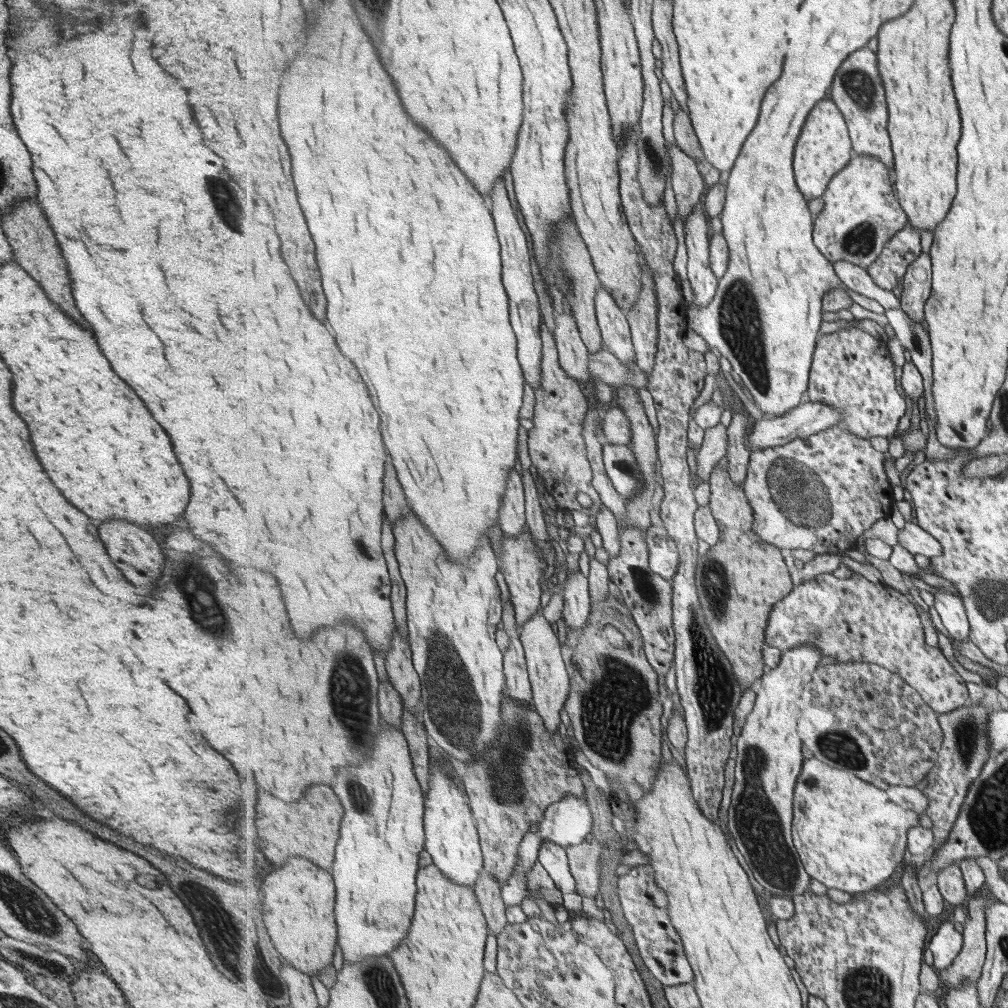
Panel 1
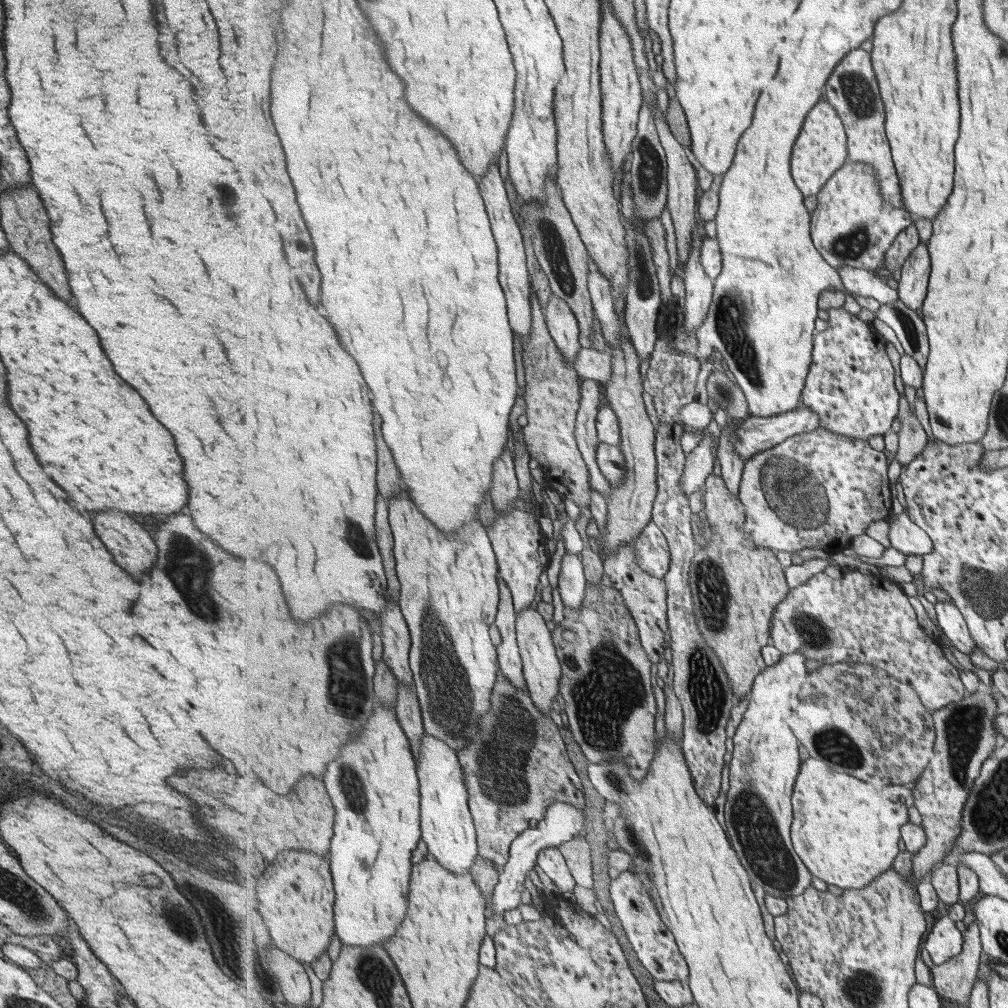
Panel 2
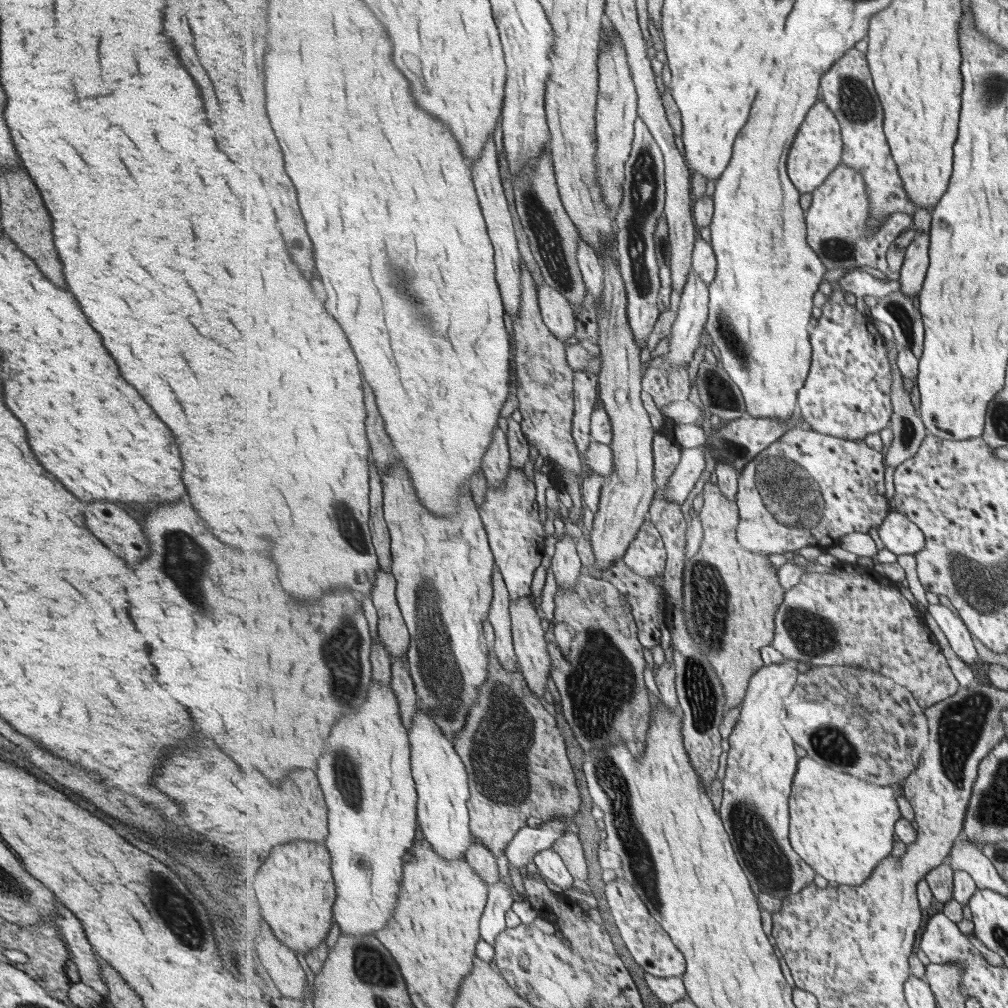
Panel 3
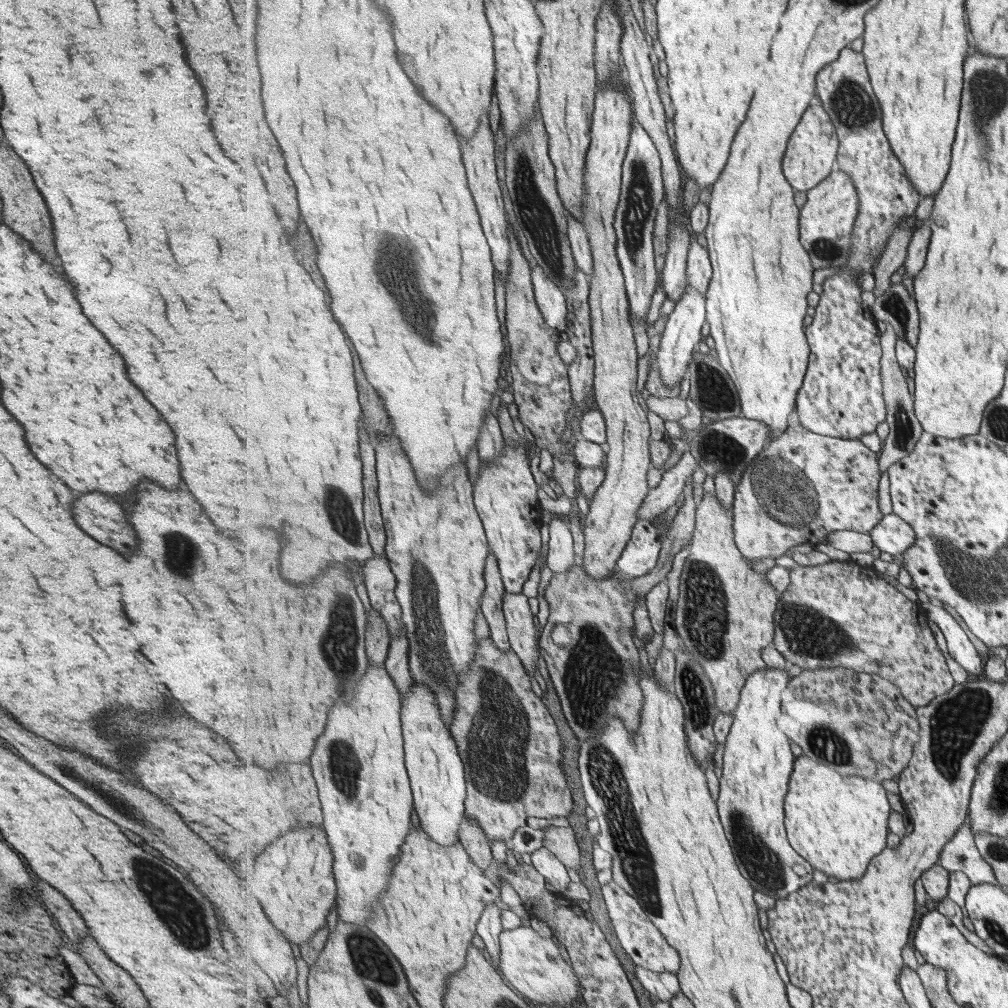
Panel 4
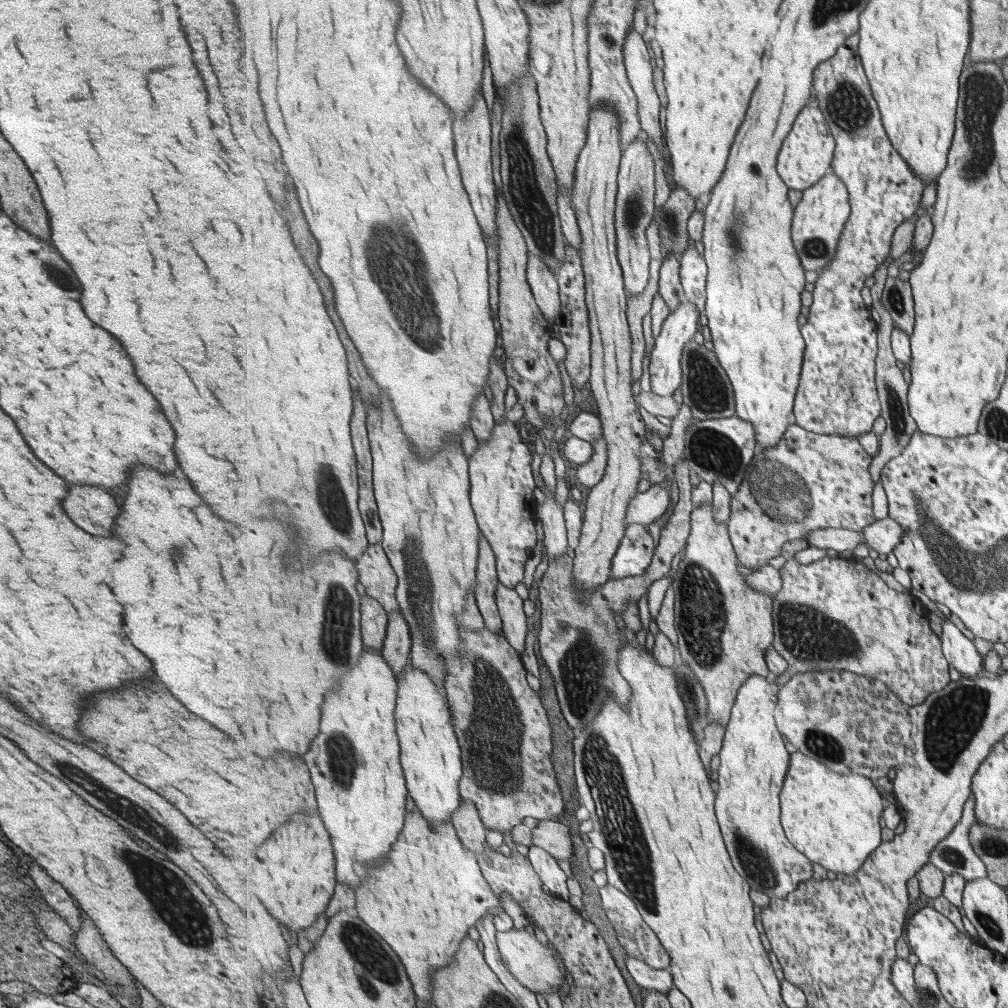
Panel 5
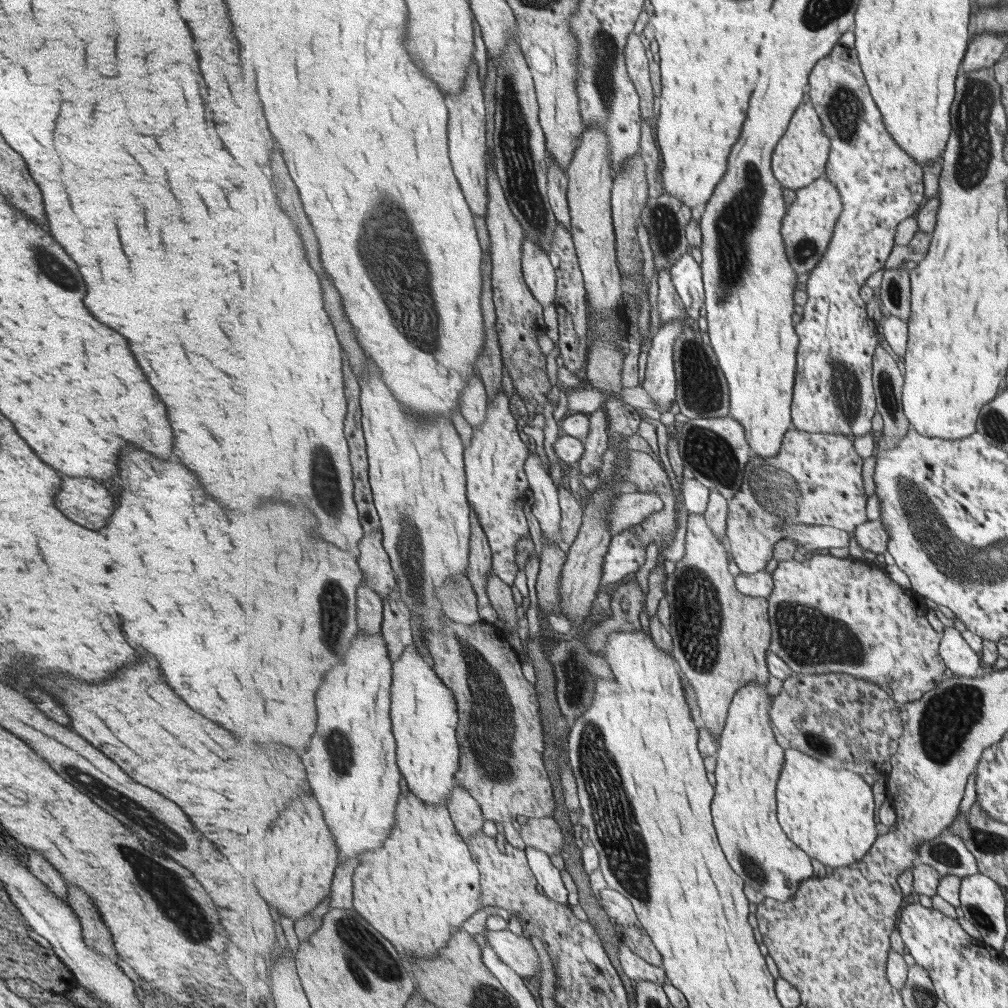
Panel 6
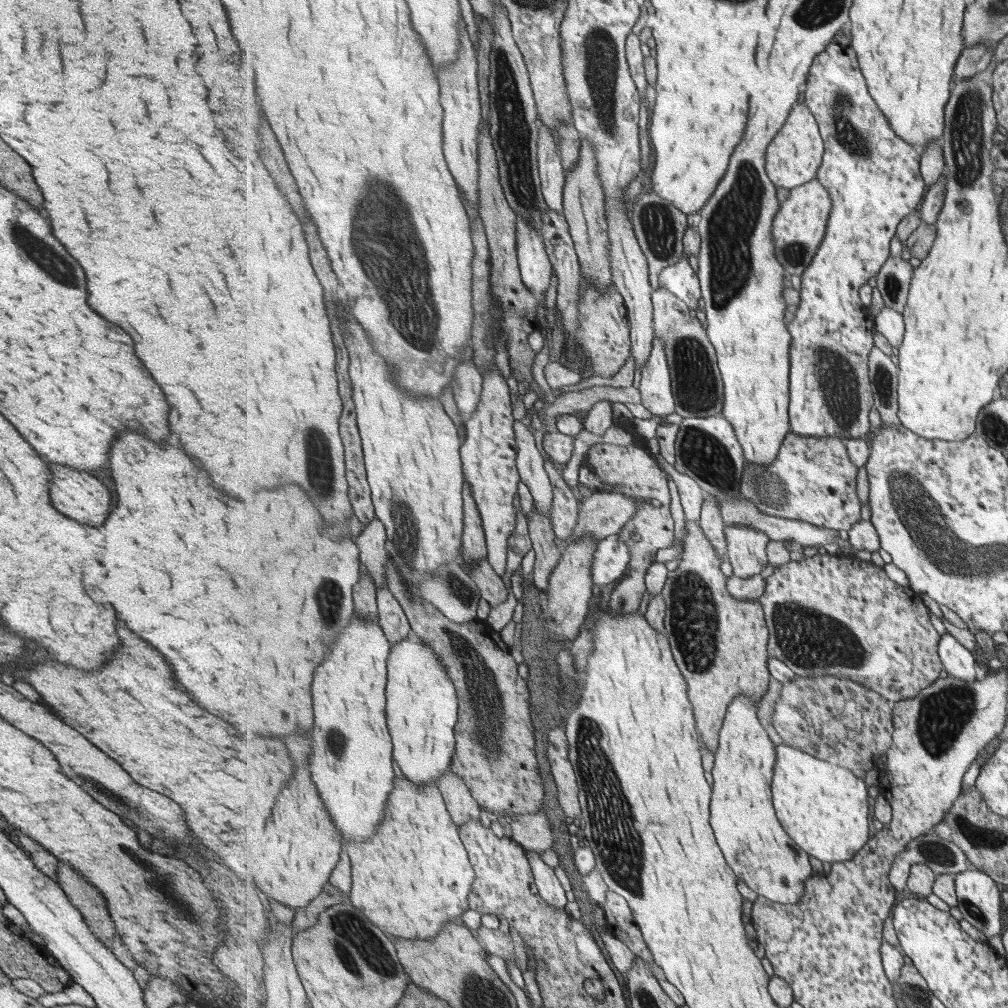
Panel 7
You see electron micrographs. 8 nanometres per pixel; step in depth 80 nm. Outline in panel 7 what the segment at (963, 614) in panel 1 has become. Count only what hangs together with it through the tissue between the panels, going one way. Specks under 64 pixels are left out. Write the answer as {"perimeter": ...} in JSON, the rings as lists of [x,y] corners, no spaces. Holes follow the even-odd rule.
{"perimeter":[[[946,632],[938,649],[944,670],[951,677],[973,682],[977,678],[977,658],[953,634]]]}

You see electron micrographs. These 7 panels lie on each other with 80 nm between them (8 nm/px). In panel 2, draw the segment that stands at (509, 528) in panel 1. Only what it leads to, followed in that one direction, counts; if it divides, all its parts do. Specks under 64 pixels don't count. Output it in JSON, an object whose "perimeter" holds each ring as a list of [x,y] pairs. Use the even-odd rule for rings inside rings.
{"perimeter":[[[504,450],[500,458],[496,458],[494,484],[491,498],[493,506],[499,512],[511,511],[517,503],[520,494],[520,484],[516,471],[516,460],[511,450]]]}

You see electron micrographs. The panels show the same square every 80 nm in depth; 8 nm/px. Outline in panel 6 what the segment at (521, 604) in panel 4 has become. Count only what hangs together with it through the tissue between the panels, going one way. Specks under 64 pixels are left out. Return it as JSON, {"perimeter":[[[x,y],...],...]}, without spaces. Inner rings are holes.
{"perimeter":[[[492,571],[488,582],[488,595],[498,611],[500,618],[504,620],[502,632],[511,632],[514,626],[519,626],[517,617],[517,601],[513,600],[513,590],[500,576]]]}

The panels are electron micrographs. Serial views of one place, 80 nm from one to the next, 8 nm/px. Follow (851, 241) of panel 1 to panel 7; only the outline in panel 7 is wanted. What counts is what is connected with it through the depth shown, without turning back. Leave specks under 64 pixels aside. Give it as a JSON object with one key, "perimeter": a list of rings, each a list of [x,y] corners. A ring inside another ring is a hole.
{"perimeter":[[[817,178],[790,190],[790,196],[782,202],[774,220],[773,234],[776,255],[786,268],[786,274],[802,274],[811,266],[815,255],[827,234],[832,211],[832,196]]]}

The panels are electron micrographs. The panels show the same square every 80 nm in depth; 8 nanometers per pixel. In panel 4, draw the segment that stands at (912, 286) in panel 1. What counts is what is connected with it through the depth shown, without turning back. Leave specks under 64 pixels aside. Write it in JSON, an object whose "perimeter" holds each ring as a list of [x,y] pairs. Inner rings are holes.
{"perimeter":[[[926,221],[918,223],[908,248],[905,264],[906,275],[910,277],[913,284],[919,273],[925,268],[931,239],[932,228]]]}

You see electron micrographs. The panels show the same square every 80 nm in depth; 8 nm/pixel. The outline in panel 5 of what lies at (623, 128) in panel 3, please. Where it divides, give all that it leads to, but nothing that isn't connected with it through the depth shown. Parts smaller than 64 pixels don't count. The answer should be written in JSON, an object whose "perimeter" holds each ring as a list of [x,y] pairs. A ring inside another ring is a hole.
{"perimeter":[[[599,105],[590,114],[587,144],[577,162],[573,208],[581,227],[581,258],[586,274],[586,303],[590,310],[592,360],[590,388],[602,418],[608,444],[608,465],[603,480],[589,490],[579,548],[575,550],[575,588],[584,595],[612,578],[613,561],[625,536],[627,509],[639,494],[644,462],[641,452],[647,426],[633,396],[633,342],[627,320],[627,295],[624,270],[618,259],[616,204],[618,178],[623,159],[620,114],[611,105]]]}

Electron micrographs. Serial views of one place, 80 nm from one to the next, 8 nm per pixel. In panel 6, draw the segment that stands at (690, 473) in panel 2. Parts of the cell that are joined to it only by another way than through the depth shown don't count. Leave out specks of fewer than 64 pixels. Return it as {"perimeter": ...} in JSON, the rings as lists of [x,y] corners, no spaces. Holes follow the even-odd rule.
{"perimeter":[[[657,492],[621,493],[609,511],[614,536],[645,522],[647,517],[663,511],[663,508],[664,502]]]}

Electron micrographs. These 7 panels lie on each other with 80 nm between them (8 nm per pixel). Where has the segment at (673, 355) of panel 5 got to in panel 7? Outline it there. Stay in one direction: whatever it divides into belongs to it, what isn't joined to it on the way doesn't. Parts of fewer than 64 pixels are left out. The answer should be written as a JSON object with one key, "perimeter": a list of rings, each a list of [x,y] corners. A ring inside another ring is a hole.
{"perimeter":[[[657,337],[654,340],[651,356],[642,370],[639,392],[641,392],[641,404],[651,414],[659,417],[676,412],[671,370],[667,360],[666,342]]]}

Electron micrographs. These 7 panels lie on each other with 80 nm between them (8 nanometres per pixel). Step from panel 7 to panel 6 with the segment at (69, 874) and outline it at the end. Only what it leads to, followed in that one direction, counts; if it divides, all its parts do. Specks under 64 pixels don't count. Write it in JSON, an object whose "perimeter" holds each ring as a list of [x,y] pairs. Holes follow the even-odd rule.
{"perimeter":[[[65,884],[65,890],[67,890],[66,902],[79,920],[81,938],[86,946],[116,963],[116,950],[113,948],[112,936],[109,929],[103,925],[97,909],[93,907],[92,900],[75,886]]]}

